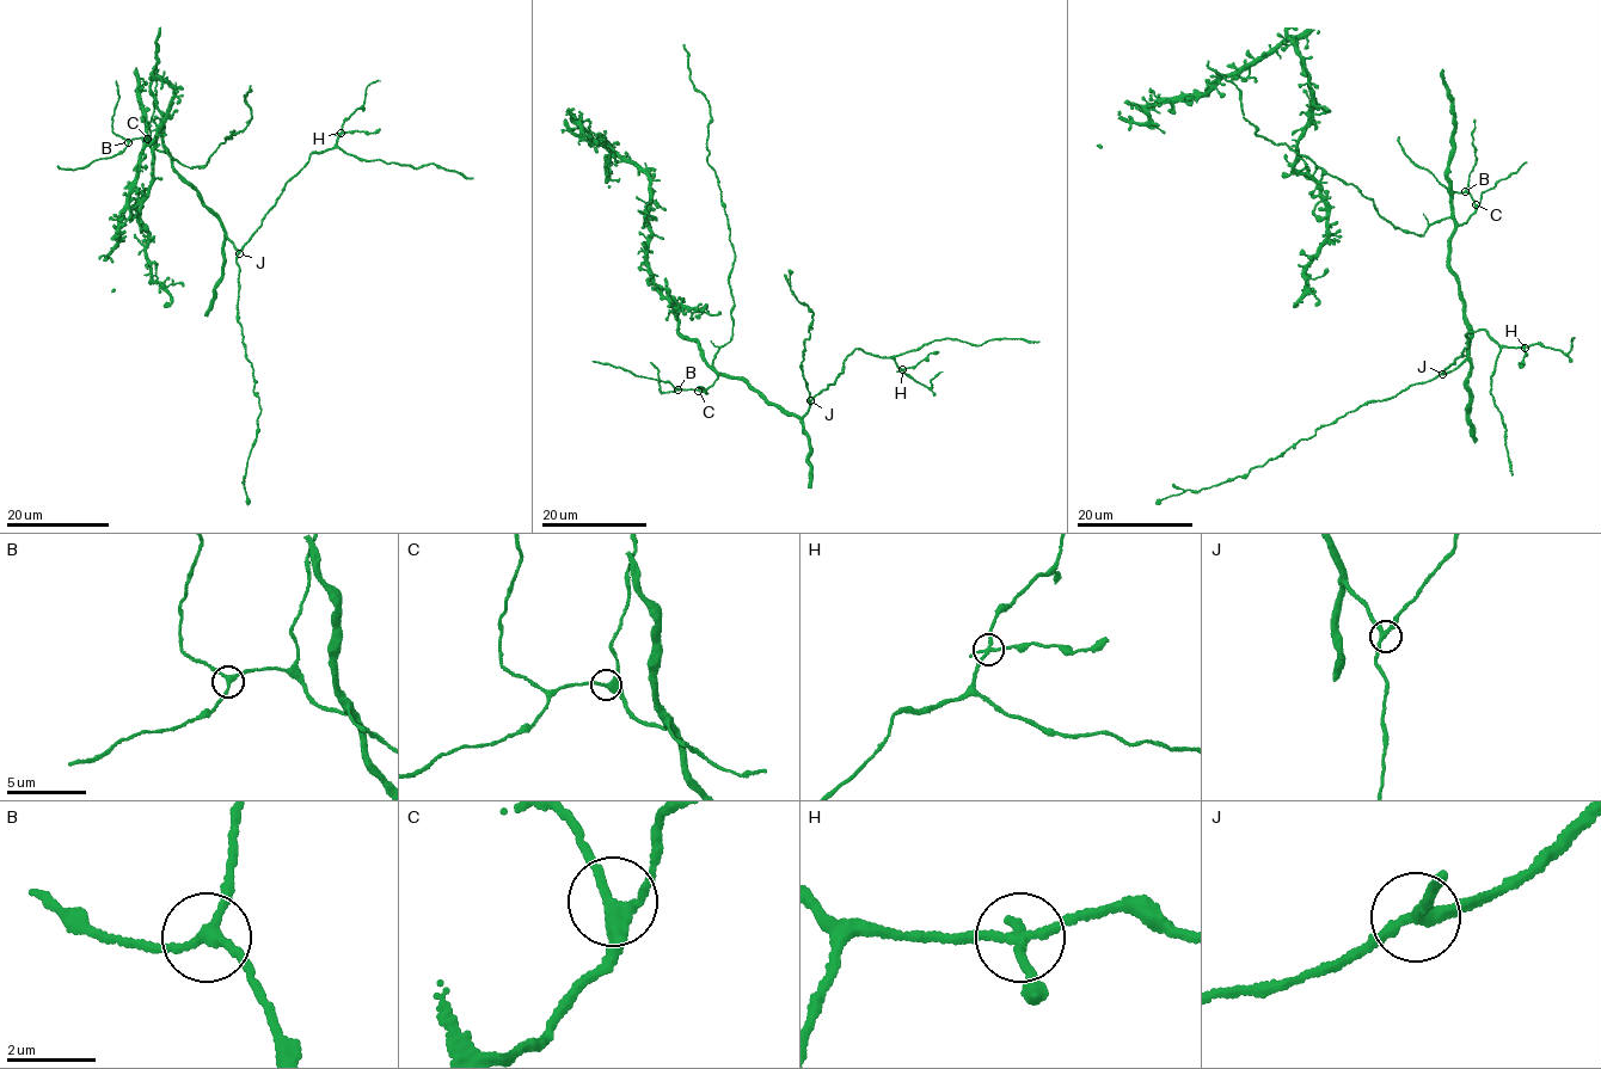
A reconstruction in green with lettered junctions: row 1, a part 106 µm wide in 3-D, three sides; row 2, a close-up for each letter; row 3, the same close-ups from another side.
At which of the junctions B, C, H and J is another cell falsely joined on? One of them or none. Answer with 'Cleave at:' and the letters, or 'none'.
Cleave at: H

